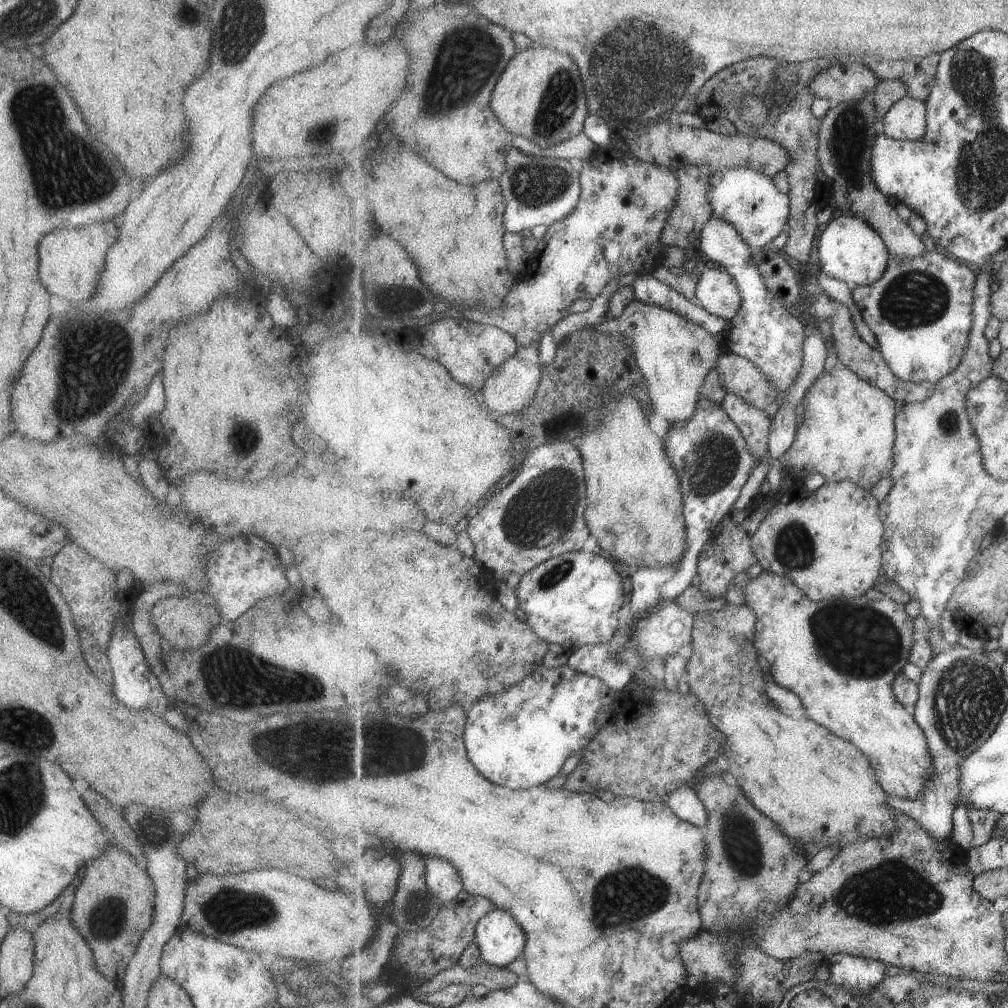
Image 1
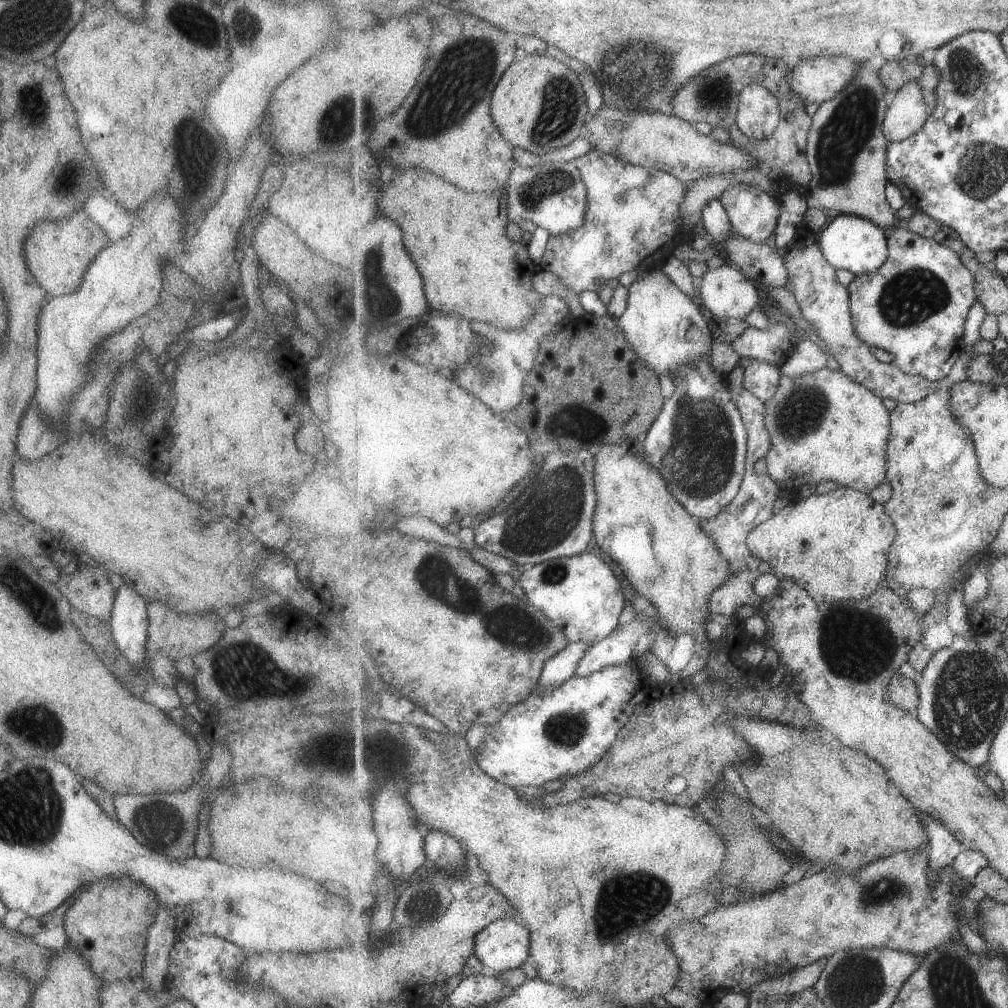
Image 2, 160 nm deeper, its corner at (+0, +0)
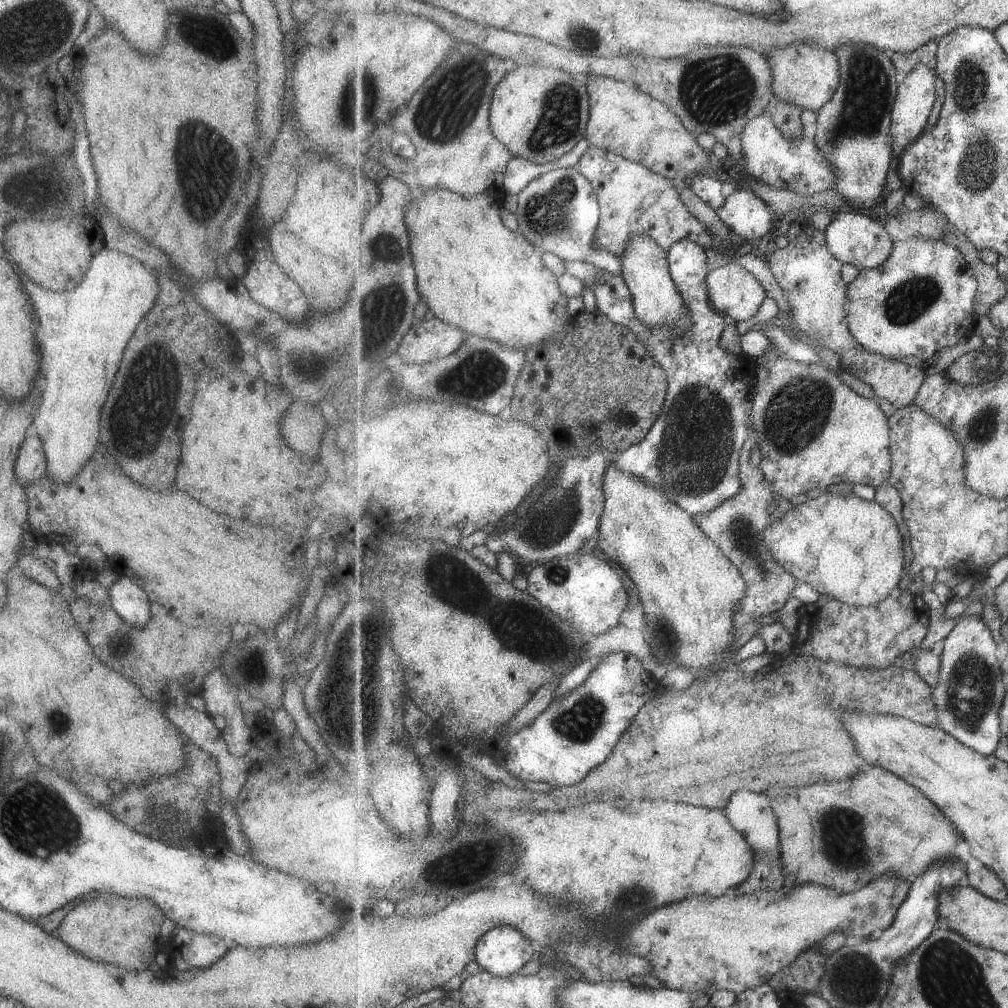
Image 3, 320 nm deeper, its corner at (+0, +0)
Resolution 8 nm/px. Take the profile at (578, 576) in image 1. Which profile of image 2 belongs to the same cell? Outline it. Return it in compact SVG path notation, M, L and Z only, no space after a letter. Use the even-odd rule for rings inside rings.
M597 552L559 557L526 568L519 585L525 597L558 624L571 643L595 645L607 638L619 626L619 616L625 608L625 594L609 561L601 560Z

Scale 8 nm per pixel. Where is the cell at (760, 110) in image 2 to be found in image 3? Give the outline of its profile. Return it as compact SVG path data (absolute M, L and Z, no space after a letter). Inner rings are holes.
M767 110L745 122L742 147L747 176L759 178L777 188L792 190L803 198L834 188L833 168L817 146L816 129L815 125L804 125L803 133L788 139L778 127L777 119Z

